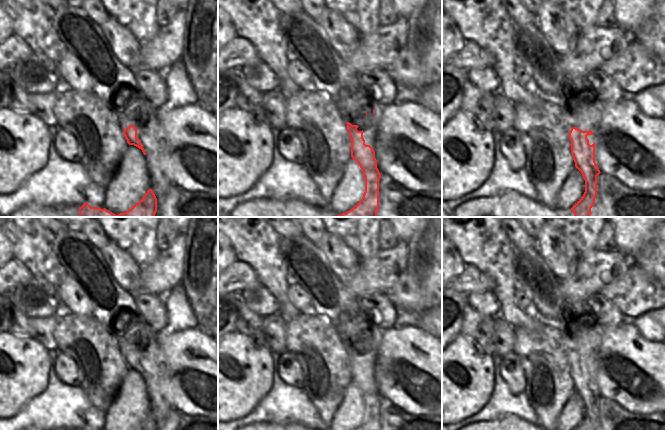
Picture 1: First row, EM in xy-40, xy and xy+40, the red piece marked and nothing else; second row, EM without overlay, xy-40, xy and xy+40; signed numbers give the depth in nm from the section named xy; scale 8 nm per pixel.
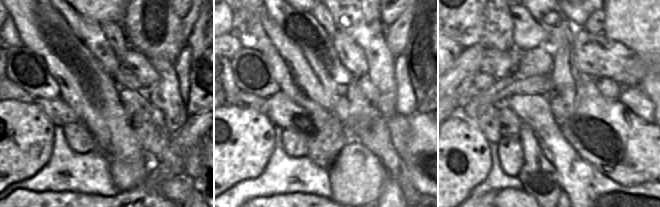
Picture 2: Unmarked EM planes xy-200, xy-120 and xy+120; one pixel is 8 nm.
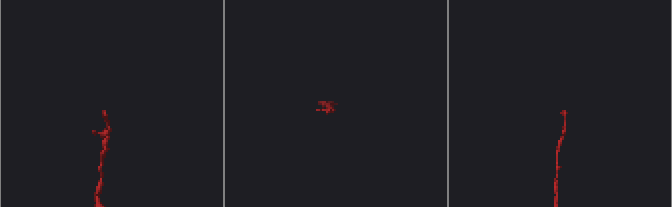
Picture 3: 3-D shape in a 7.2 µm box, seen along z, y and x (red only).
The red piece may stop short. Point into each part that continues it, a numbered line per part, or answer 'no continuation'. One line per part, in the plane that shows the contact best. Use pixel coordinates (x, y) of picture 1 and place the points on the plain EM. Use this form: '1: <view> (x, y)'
1: xy+40 (587, 341).

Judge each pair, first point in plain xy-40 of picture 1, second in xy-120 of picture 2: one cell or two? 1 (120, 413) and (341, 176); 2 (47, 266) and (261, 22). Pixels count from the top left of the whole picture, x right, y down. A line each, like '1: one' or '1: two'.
1: one
2: two

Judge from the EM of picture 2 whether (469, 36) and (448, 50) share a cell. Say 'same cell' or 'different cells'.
different cells

